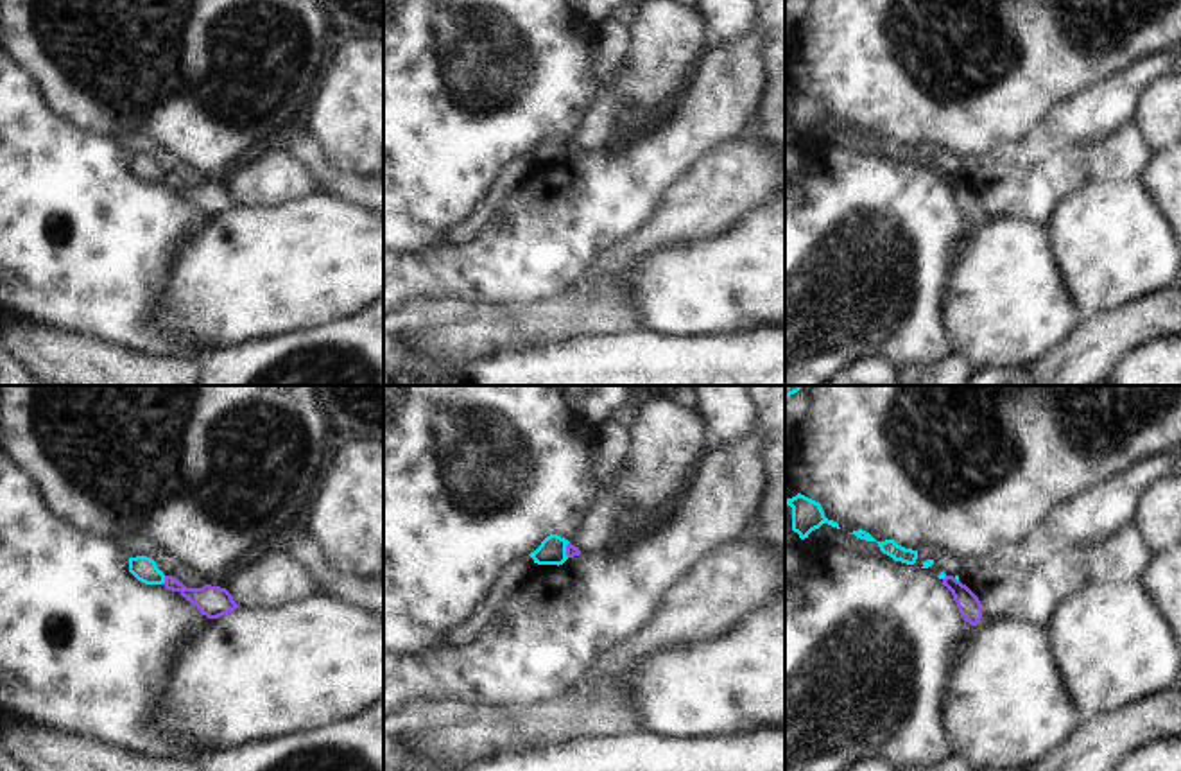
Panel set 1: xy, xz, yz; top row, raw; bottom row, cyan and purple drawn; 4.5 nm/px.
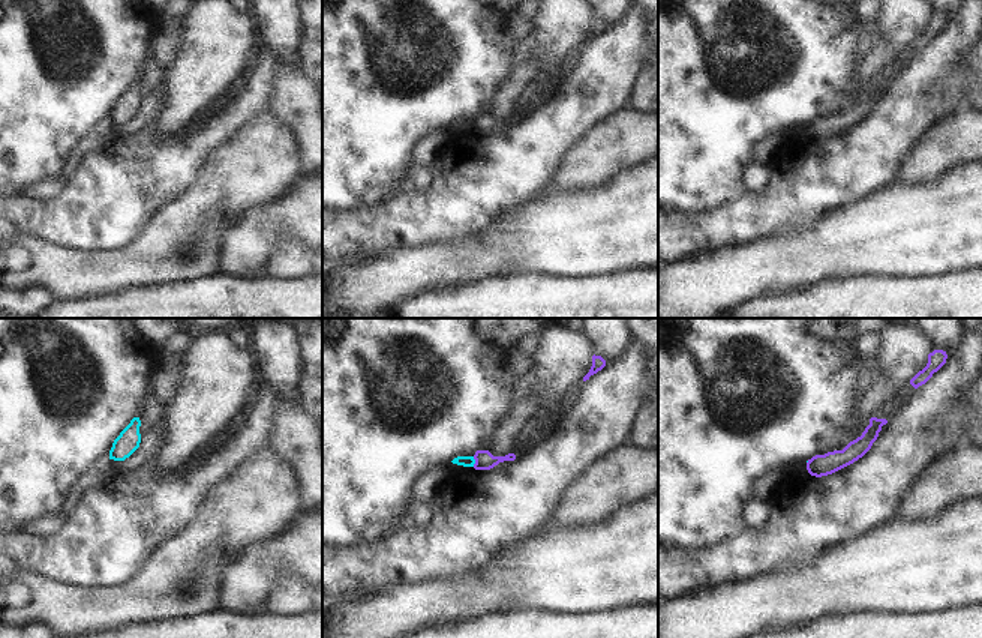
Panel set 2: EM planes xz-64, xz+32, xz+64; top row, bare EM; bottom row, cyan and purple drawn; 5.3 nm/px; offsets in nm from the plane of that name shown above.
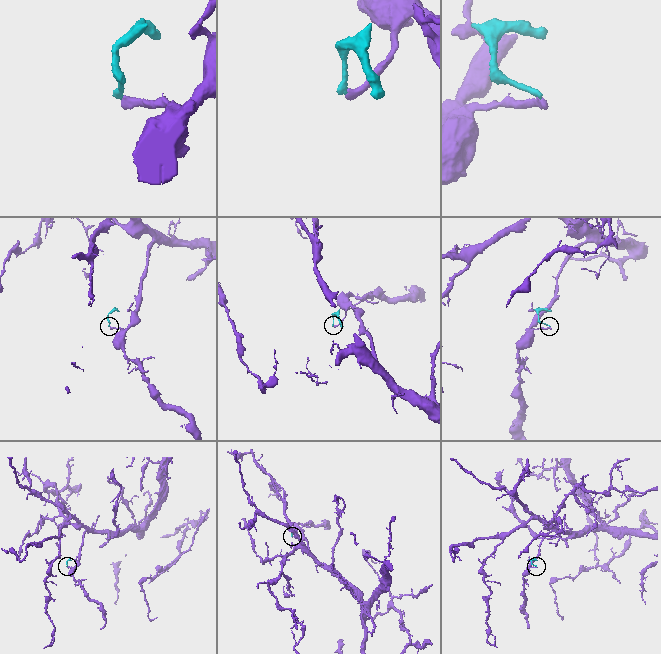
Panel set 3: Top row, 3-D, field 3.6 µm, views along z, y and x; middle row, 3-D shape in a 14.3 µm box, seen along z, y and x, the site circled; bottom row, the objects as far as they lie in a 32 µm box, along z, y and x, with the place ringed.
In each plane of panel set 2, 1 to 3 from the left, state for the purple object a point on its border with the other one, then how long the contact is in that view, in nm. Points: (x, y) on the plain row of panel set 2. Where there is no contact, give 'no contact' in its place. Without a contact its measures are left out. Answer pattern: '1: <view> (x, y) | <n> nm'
1: no contact
2: xz+32 (474, 125) | 60 nm
3: no contact

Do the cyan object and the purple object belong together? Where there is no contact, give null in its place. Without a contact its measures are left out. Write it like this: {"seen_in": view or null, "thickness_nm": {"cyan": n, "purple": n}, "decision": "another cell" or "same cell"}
{"seen_in": "xy", "thickness_nm": {"cyan": 110, "purple": 140}, "decision": "another cell"}

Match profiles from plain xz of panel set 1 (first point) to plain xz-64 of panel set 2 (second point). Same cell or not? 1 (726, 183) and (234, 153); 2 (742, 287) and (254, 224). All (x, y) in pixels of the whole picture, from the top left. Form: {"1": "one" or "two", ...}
{"1": "one", "2": "one"}

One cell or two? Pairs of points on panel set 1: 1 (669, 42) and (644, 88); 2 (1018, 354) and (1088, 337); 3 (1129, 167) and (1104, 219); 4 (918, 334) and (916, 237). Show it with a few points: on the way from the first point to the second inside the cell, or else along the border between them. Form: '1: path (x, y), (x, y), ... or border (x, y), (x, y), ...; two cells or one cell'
1: path (660, 52), (649, 77); one cell
2: border (1081, 323), (1029, 366); two cells
3: border (1090, 178), (1138, 181); two cells
4: path (916, 311), (916, 260); one cell

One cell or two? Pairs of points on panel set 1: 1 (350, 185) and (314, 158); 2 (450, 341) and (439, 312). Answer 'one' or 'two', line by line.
1: one
2: two

